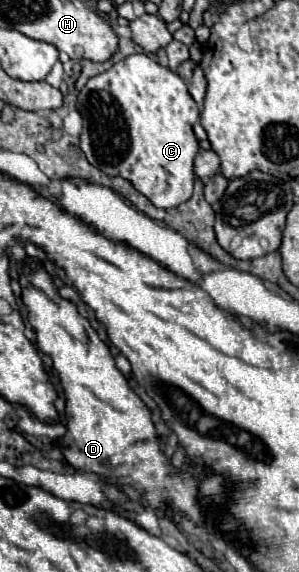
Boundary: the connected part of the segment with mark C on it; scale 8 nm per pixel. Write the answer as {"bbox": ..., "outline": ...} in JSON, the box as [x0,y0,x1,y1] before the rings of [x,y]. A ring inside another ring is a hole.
{"bbox":[77,54,199,208],"outline":[[[131,54],[85,84],[77,96],[77,110],[83,116],[81,150],[95,168],[109,176],[129,180],[157,208],[173,208],[191,198],[195,180],[193,158],[199,152],[199,140],[193,132],[193,124],[199,120],[199,106],[177,72],[159,66],[145,54]]]}

